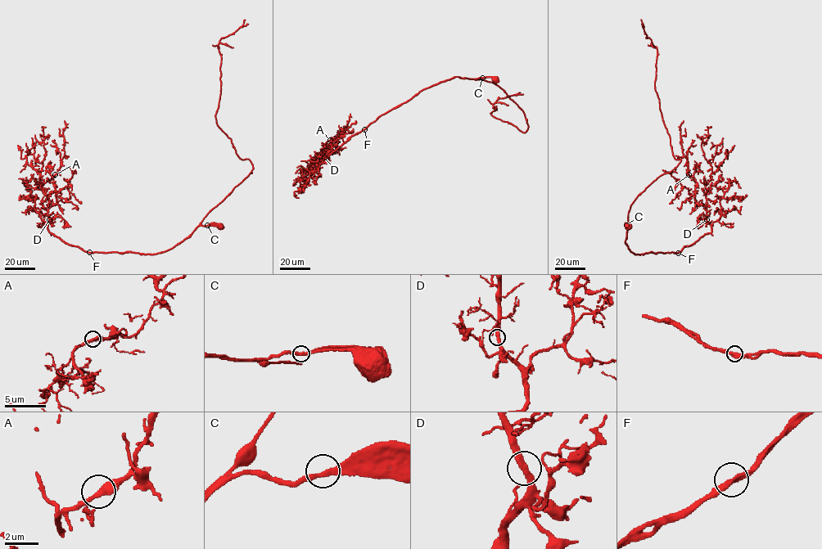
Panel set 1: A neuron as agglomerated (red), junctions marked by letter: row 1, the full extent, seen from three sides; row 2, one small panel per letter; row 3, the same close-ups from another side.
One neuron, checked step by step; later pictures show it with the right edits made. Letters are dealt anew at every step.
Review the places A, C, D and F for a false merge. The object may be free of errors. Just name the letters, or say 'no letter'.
no letter

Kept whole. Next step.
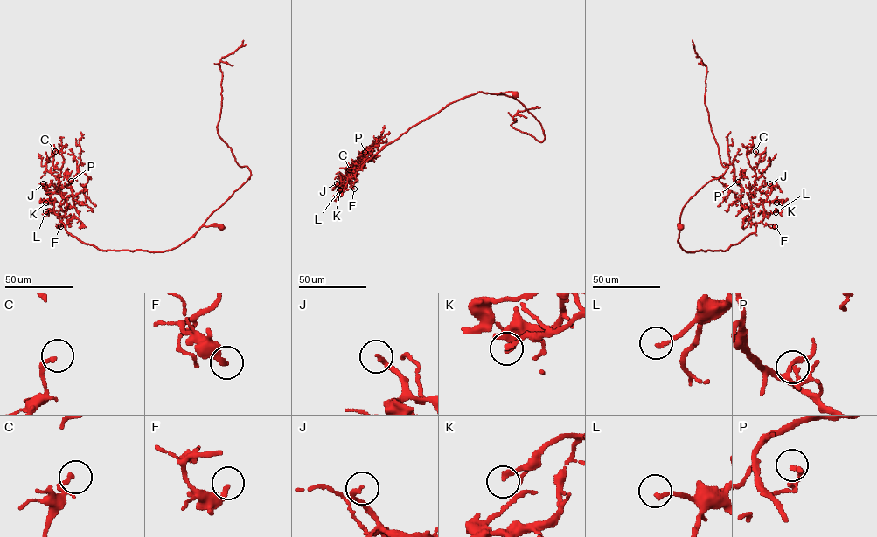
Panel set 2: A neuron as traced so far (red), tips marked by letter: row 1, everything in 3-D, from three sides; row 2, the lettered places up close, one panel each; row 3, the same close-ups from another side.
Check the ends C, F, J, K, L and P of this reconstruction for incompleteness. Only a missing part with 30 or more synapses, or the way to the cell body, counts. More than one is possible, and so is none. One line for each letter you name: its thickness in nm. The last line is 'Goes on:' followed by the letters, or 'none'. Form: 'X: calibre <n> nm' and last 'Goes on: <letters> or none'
J: calibre 240 nm
Goes on: J

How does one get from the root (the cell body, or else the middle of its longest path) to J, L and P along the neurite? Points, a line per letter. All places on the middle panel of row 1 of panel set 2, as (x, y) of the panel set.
J: (514, 94), (478, 92), (449, 103), (386, 145), (353, 176), (347, 177), (342, 184), (337, 183)
L: (514, 94), (478, 92), (449, 103), (386, 145), (353, 176), (348, 178), (344, 189), (339, 189)
P: (514, 94), (478, 92), (449, 103), (386, 145), (359, 169), (358, 165), (367, 156), (365, 152)

